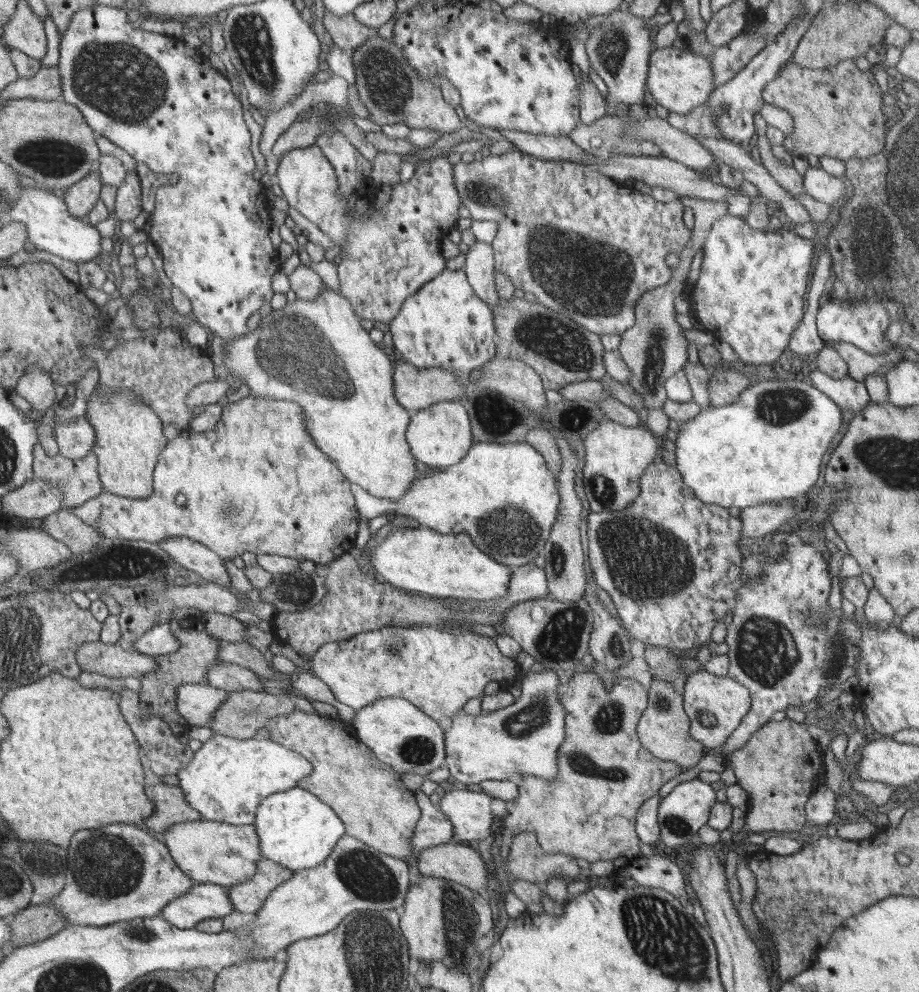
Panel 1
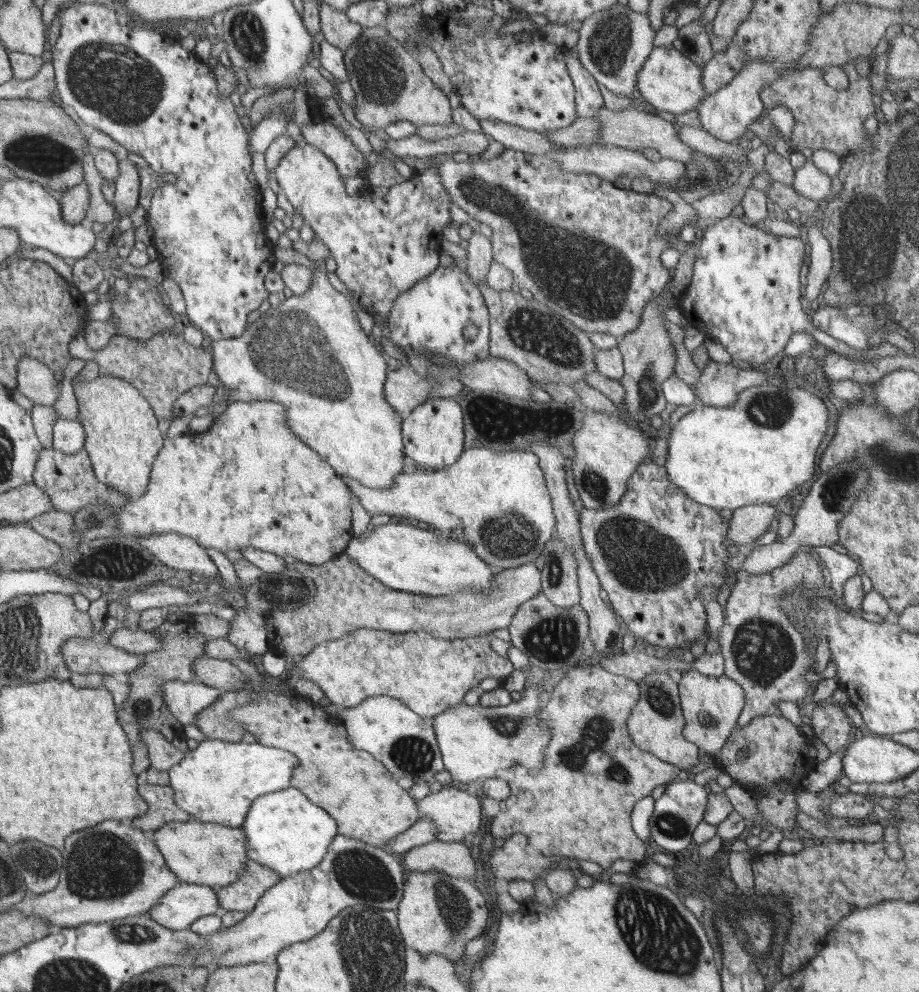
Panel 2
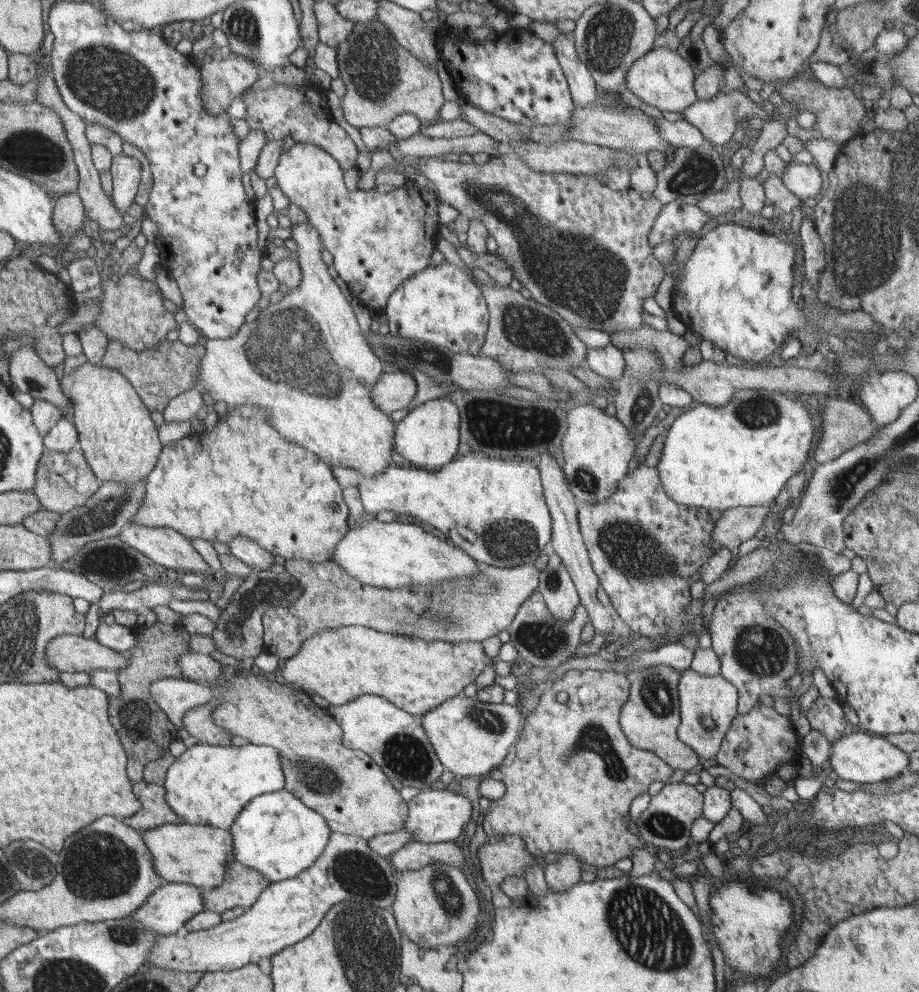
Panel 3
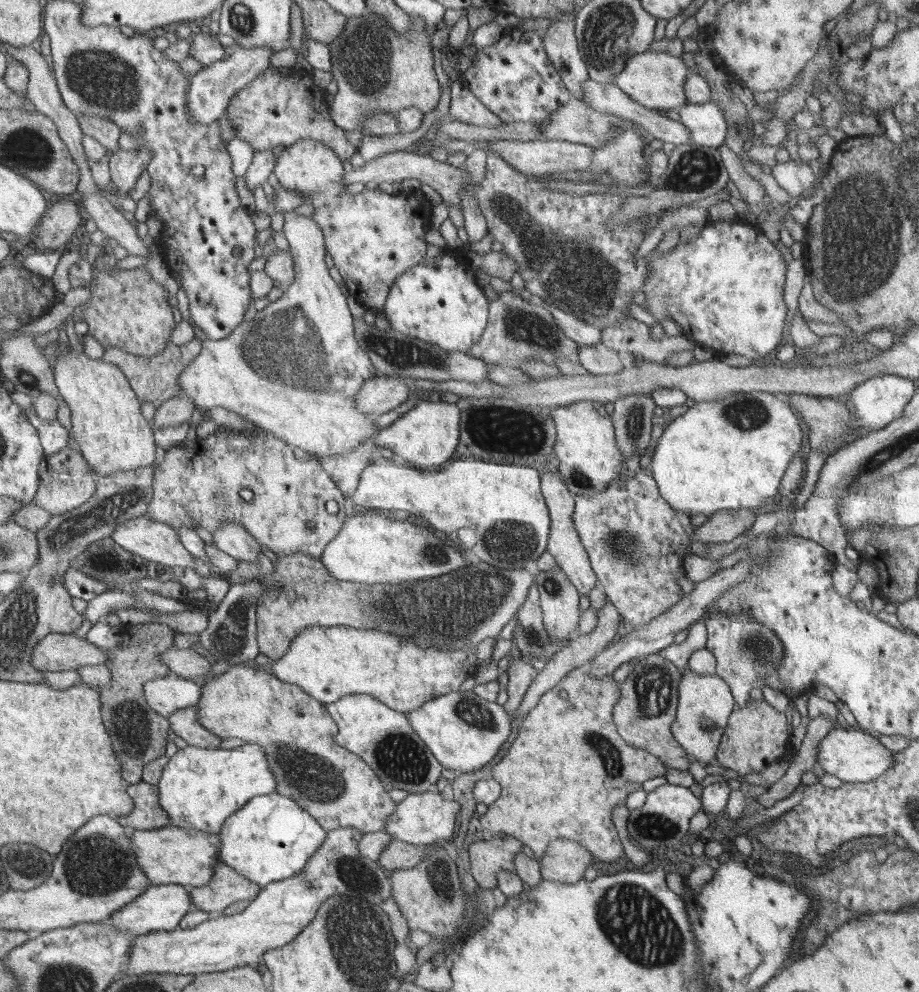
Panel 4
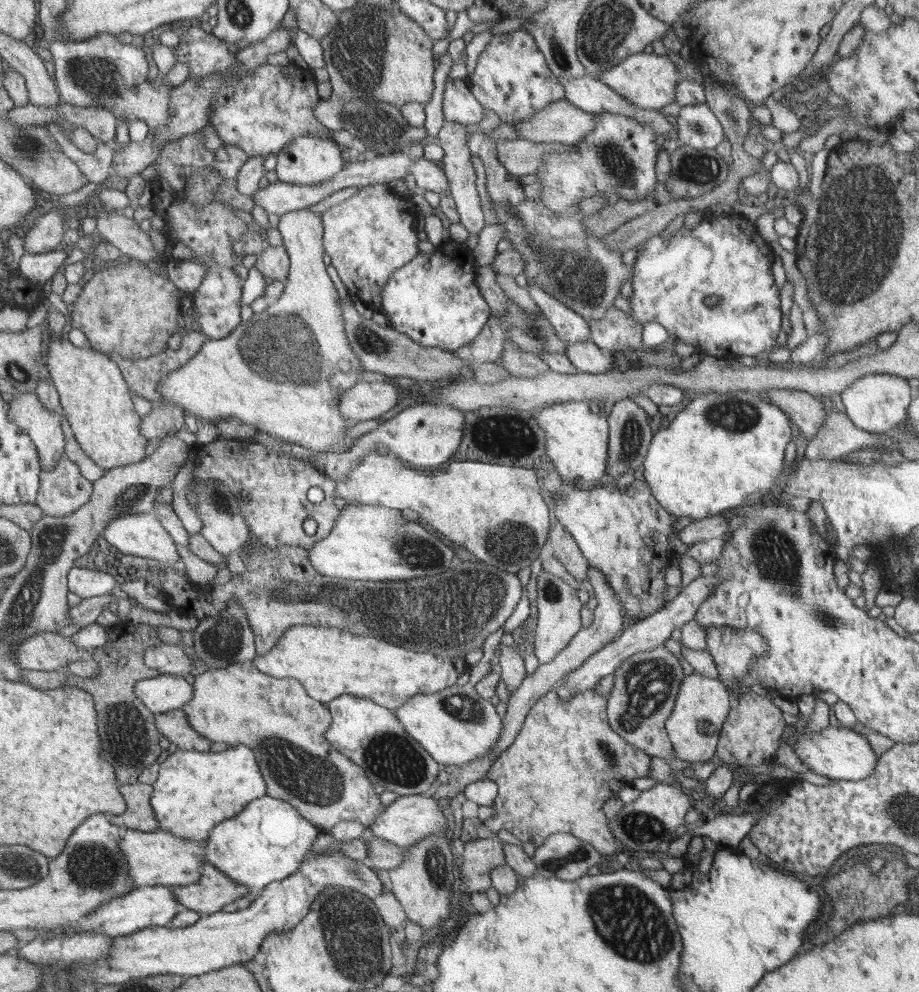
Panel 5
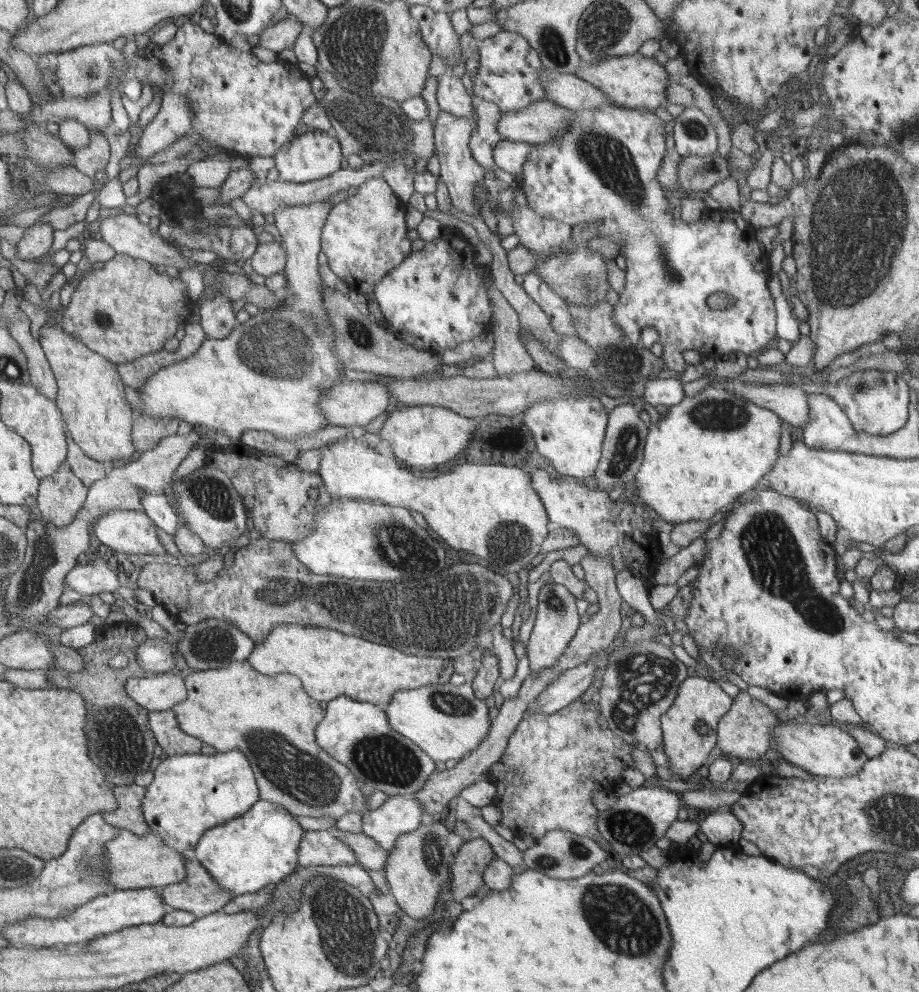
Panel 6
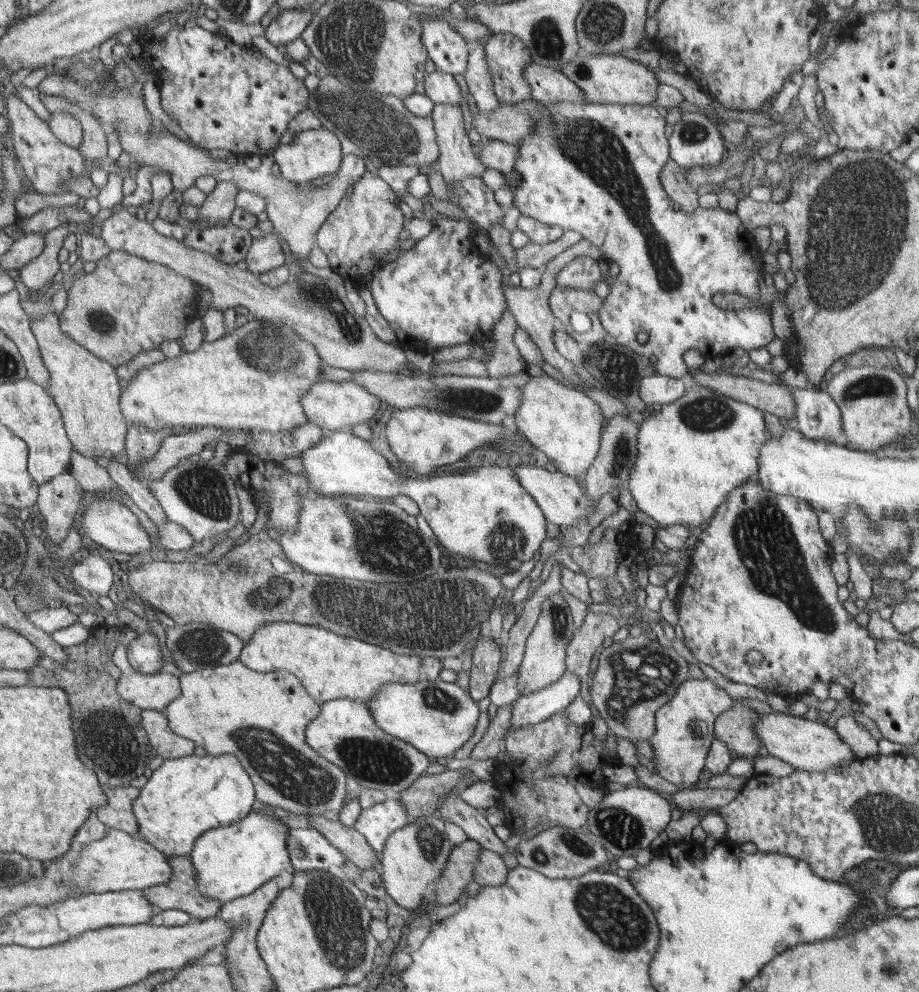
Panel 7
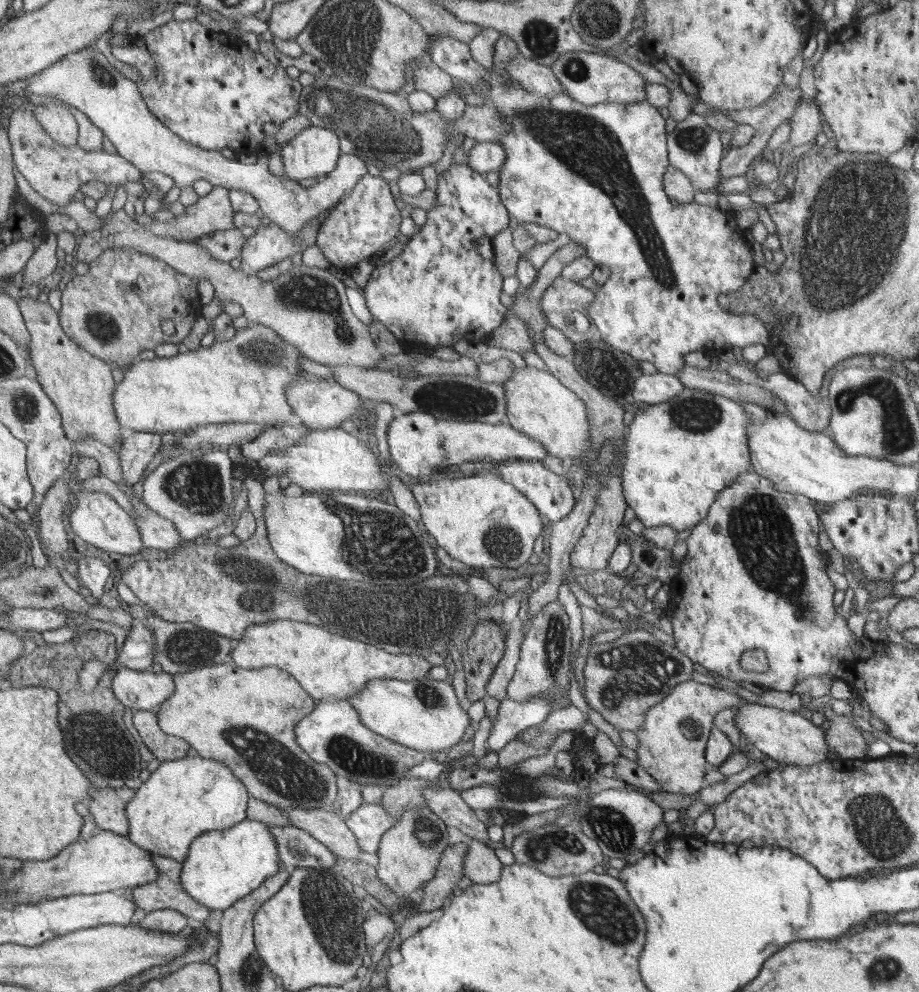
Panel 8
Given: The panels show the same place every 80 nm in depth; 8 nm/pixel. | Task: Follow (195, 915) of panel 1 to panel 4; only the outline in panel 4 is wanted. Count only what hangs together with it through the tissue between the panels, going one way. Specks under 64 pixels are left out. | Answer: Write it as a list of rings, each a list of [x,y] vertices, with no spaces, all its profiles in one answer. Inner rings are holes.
[[[179,884],[153,885],[137,896],[130,904],[116,911],[111,918],[100,920],[100,924],[110,924],[114,928],[124,928],[126,932],[146,935],[153,931],[172,931],[188,911],[195,910],[190,887]]]

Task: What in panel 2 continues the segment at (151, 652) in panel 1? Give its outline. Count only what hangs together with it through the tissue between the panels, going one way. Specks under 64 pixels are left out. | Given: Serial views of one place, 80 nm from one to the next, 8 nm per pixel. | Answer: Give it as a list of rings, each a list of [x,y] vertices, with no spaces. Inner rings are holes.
[[[121,625],[114,631],[110,640],[106,642],[110,642],[115,647],[129,653],[136,653],[141,656],[146,652],[156,651],[163,646],[163,642],[156,634],[156,630],[148,632],[143,631],[141,628],[139,630],[128,630]]]

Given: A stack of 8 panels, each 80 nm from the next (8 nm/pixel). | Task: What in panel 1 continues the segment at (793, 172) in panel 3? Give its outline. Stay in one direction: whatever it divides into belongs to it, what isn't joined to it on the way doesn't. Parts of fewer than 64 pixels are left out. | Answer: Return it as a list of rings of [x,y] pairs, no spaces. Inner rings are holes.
[[[811,166],[803,176],[803,189],[818,202],[829,205],[838,204],[846,194],[843,177],[835,177],[822,168]]]

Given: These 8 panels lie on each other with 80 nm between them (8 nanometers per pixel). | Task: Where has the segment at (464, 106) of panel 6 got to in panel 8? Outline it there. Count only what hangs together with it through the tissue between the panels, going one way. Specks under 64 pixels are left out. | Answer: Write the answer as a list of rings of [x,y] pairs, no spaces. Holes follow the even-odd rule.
[[[430,59],[419,61],[417,65],[418,69],[414,69],[413,74],[416,89],[428,92],[438,99],[455,88],[456,80]]]

